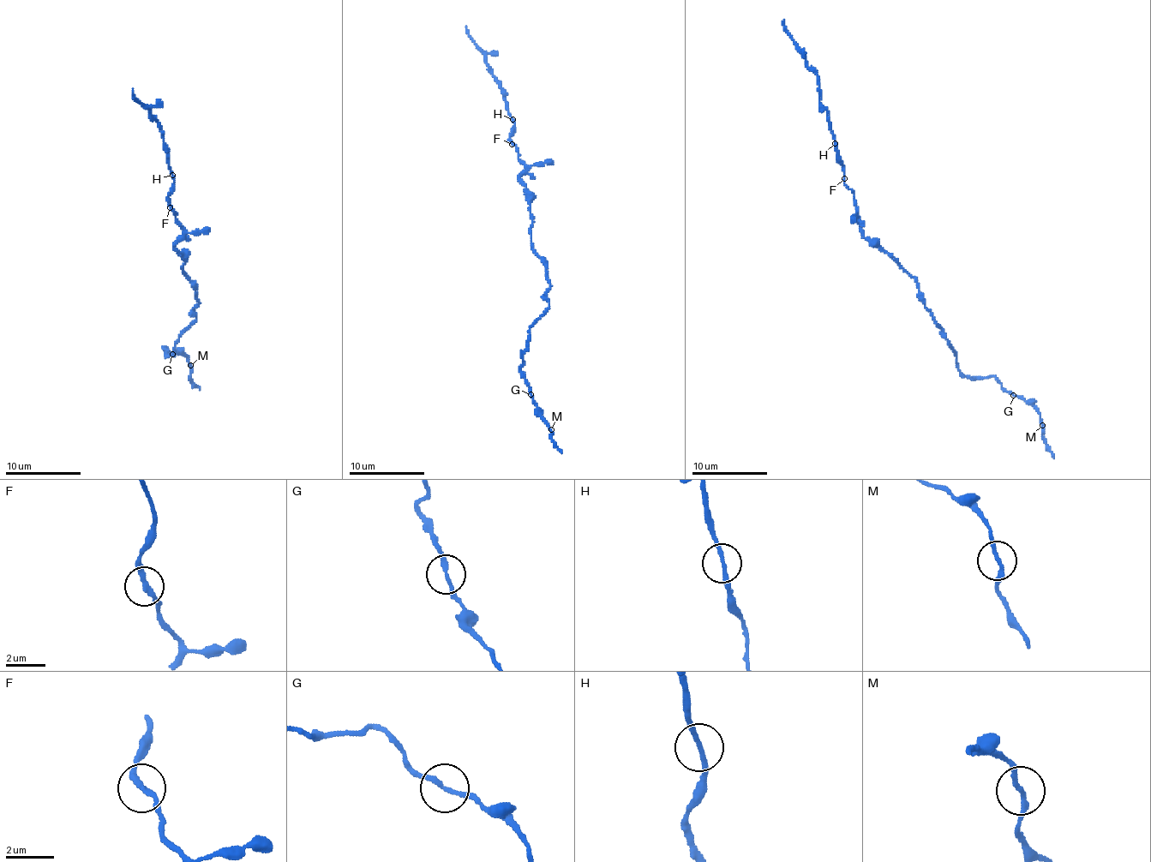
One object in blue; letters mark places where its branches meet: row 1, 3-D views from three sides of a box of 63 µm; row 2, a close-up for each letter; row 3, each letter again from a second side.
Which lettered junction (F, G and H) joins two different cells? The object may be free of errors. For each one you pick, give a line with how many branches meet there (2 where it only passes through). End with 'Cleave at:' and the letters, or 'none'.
G: Branches: 2
Cleave at: G

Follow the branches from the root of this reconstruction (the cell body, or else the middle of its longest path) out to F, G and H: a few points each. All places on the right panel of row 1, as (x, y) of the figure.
F: (900, 265), (872, 244), (863, 236), (854, 193), (844, 182), (844, 178)
G: (900, 265), (915, 280), (925, 308), (944, 332), (956, 356), (958, 370), (977, 379), (993, 376), (1013, 396)
H: (900, 265), (872, 244), (863, 236), (854, 193), (844, 182), (844, 170), (835, 143)

